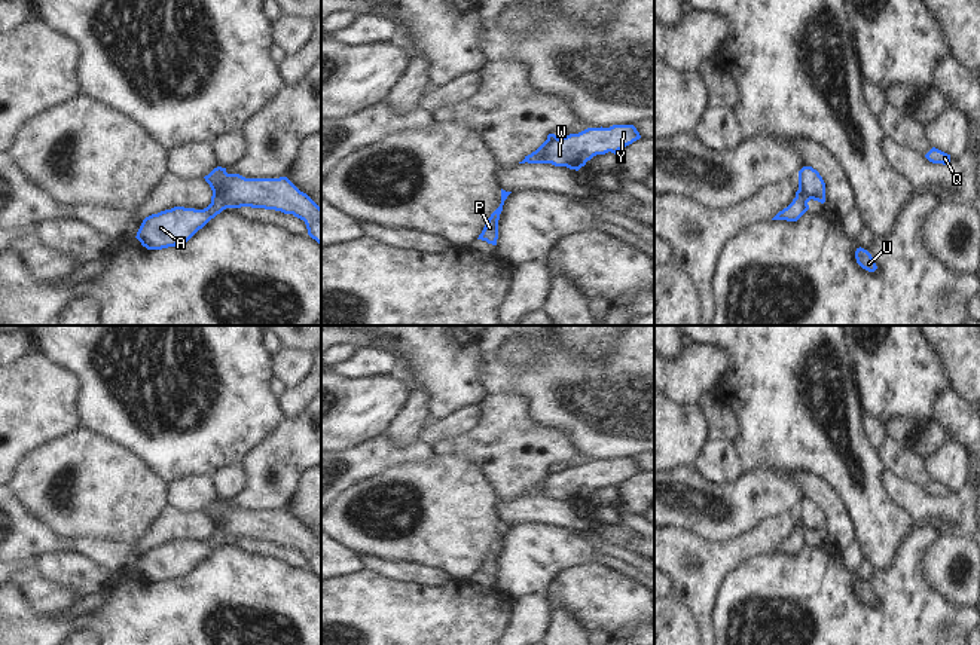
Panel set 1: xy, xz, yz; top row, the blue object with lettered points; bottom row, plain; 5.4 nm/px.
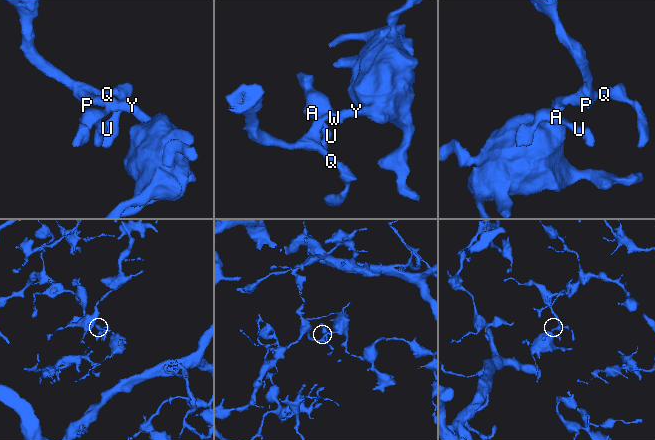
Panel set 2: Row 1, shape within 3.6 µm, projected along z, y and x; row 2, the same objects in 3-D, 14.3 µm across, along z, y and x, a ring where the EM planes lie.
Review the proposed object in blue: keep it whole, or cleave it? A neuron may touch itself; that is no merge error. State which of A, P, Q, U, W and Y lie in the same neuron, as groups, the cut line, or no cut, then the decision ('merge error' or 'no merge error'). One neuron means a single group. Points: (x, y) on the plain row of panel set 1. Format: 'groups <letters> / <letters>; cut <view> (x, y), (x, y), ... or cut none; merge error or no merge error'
groups A U / P Q W Y; cut xy (214, 525), (226, 540); merge error

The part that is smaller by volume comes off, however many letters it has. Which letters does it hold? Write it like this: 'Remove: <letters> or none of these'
Remove: A, U

